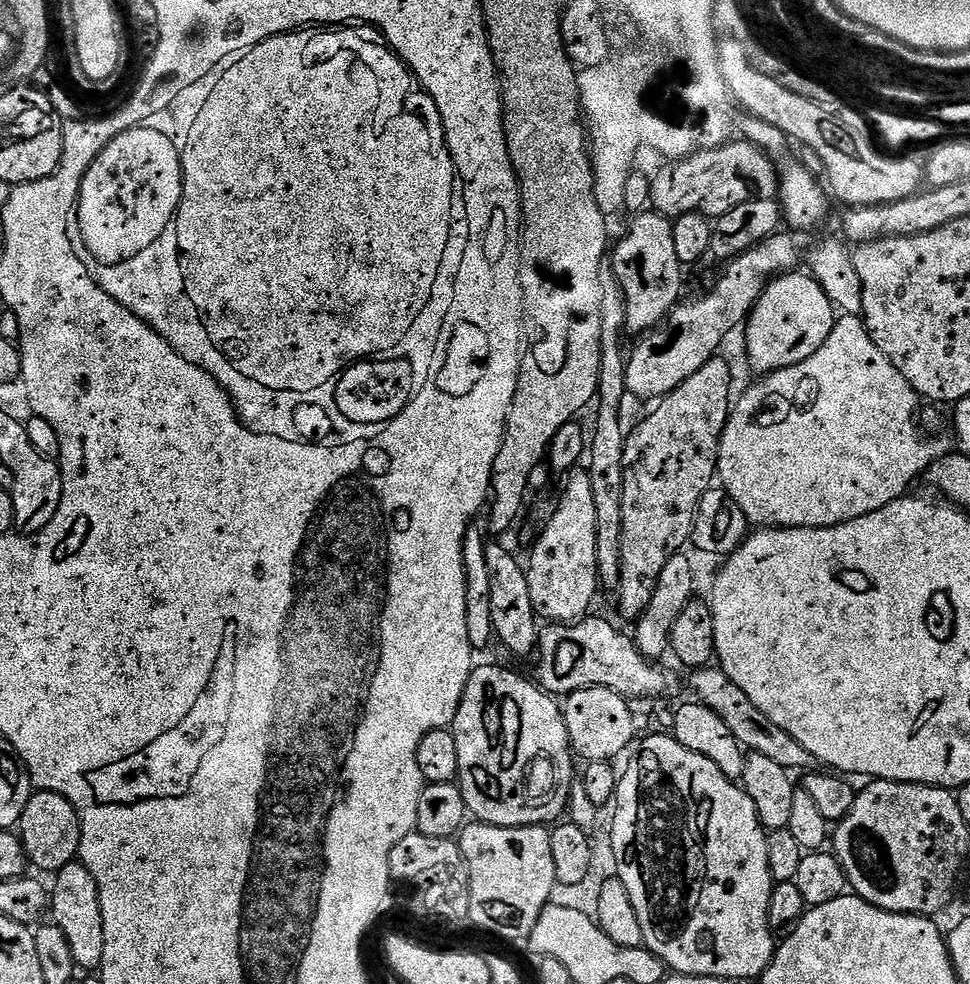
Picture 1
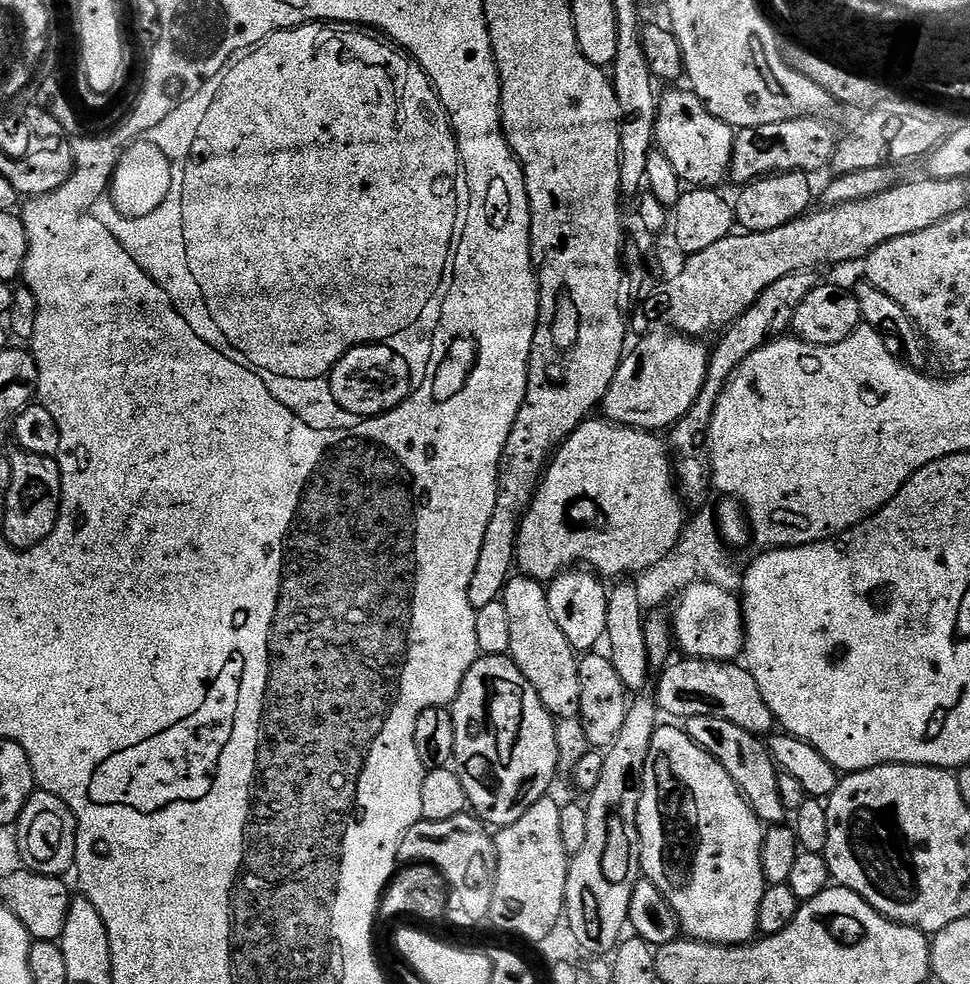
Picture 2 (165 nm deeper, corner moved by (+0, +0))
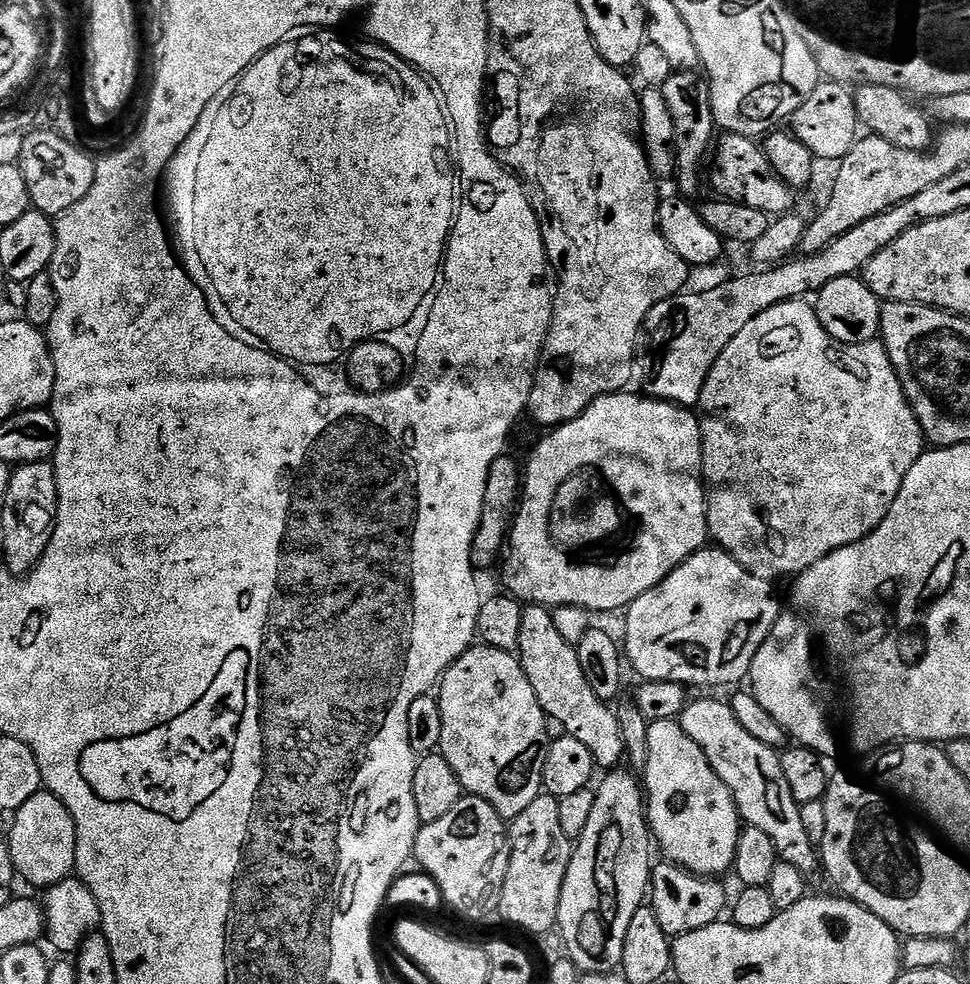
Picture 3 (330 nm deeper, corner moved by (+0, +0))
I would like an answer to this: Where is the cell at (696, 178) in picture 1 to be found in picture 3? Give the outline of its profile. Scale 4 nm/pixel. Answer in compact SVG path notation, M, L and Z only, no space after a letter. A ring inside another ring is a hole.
M822 82L810 94L802 106L790 117L791 131L805 144L815 156L817 161L833 160L839 162L846 154L850 154L856 145L858 133L862 125L856 116L856 98L853 89L846 84L835 82Z

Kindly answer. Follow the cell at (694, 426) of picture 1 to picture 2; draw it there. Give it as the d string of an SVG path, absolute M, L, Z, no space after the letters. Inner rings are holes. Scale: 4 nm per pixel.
M815 271L795 272L794 274L786 274L786 278L778 278L778 282L774 282L774 286L766 286L766 290L762 290L762 294L748 307L744 313L736 319L733 324L723 329L720 341L717 342L716 348L711 349L708 357L708 373L706 374L706 382L702 386L702 394L698 394L698 402L694 402L694 406L690 406L690 410L684 415L677 424L671 429L670 448L674 453L674 479L678 485L678 491L685 501L698 500L703 501L703 496L710 492L710 457L708 455L708 427L712 421L714 414L714 406L718 402L718 398L722 394L724 387L728 385L728 381L732 379L732 375L738 370L738 366L742 362L746 362L746 358L750 358L750 354L754 354L754 350L758 350L763 344L767 344L773 333L780 334L785 330L791 329L792 319L798 310L798 306L802 306L802 302L806 302L806 294L810 294L817 286L818 277Z

